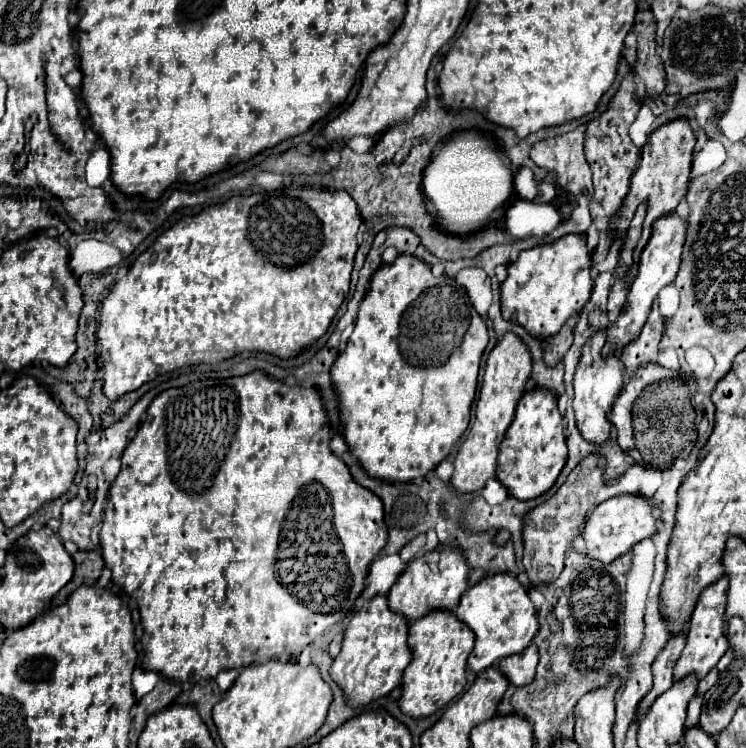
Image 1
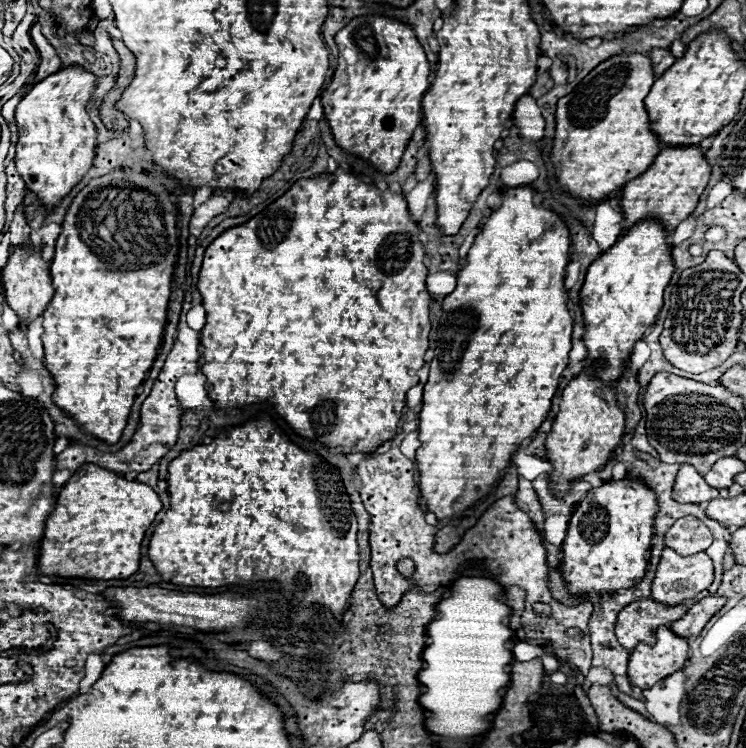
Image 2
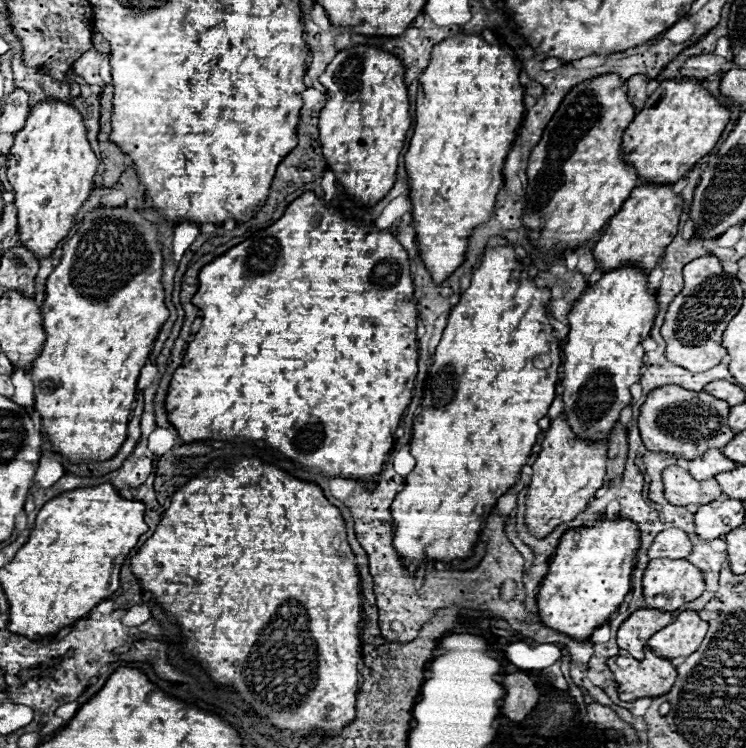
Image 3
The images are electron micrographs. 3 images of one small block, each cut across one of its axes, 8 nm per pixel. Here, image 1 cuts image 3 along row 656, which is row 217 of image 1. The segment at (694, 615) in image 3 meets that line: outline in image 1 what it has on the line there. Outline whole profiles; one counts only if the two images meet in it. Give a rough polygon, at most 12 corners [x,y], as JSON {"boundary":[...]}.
{"boundary":[[658,218],[604,356],[638,338],[658,292],[672,284],[686,220]]}

